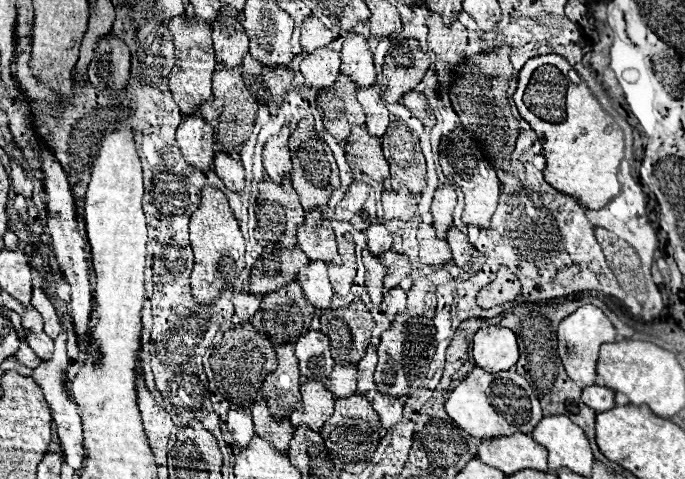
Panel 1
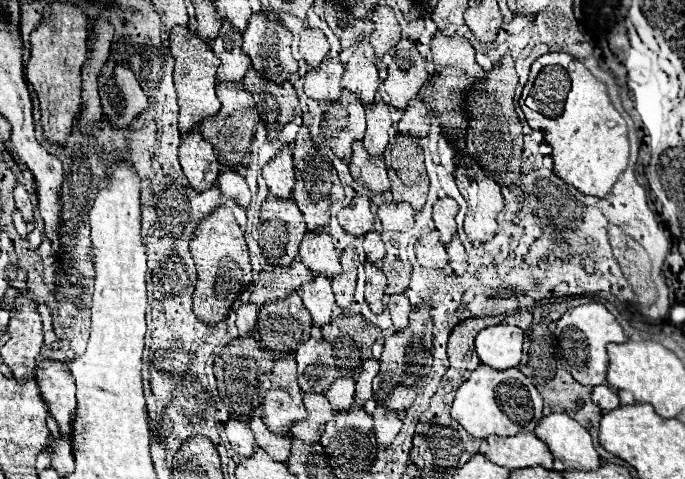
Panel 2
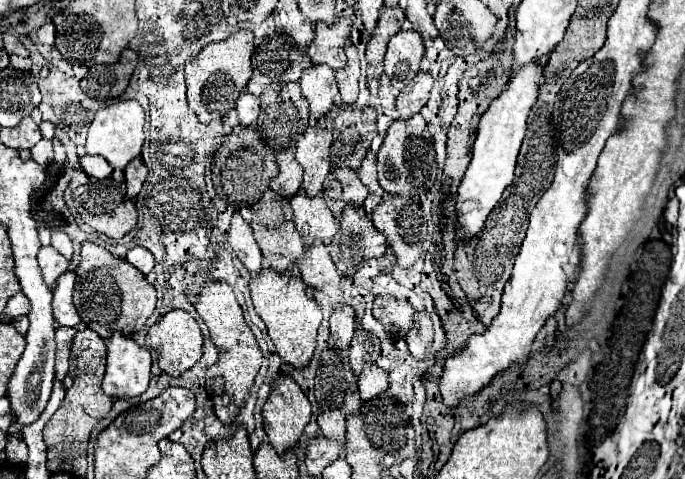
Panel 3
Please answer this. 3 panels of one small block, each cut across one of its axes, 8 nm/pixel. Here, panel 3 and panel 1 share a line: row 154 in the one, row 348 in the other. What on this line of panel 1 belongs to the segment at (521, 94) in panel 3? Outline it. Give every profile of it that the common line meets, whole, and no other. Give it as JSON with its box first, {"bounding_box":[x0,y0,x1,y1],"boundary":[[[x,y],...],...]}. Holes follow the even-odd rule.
{"bounding_box":[472,326,518,372],"boundary":[[[488,326],[480,328],[474,336],[472,356],[476,366],[486,372],[504,372],[518,362],[516,334],[508,328]]]}

